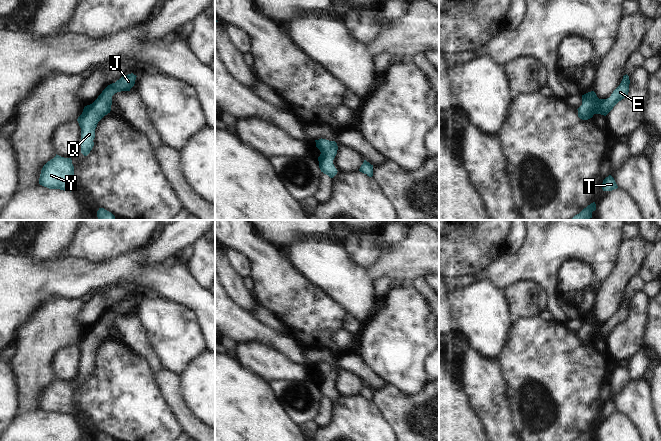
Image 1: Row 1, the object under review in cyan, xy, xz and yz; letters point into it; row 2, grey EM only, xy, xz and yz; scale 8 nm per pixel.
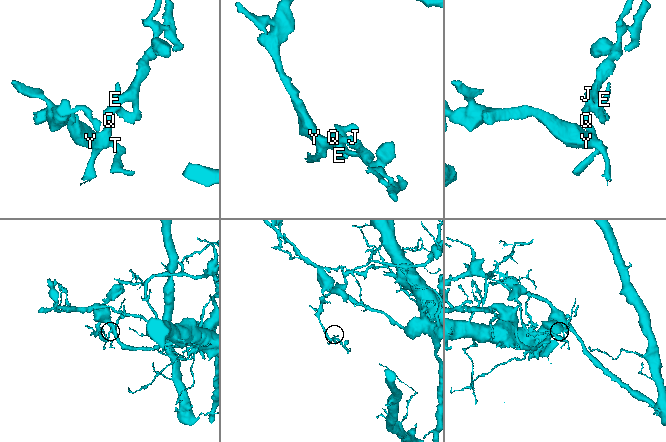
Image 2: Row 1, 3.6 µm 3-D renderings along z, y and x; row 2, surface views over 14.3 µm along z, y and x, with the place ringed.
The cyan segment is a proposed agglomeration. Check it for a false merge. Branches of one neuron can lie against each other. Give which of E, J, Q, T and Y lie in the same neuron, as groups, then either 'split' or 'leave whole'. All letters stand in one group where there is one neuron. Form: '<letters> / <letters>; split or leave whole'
E J Q T Y; leave whole

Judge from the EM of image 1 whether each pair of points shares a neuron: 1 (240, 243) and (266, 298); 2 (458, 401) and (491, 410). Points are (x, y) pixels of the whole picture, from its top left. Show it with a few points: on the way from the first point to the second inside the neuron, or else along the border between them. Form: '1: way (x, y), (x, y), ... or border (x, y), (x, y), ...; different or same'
1: way (254, 254), (266, 266), (266, 284); same
2: border (460, 383), (469, 406), (481, 425); different

